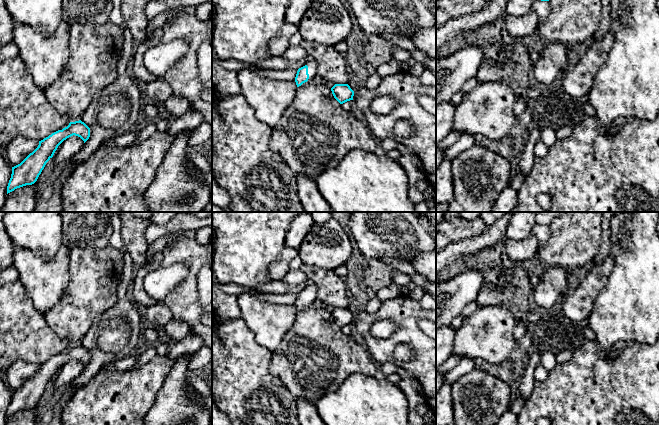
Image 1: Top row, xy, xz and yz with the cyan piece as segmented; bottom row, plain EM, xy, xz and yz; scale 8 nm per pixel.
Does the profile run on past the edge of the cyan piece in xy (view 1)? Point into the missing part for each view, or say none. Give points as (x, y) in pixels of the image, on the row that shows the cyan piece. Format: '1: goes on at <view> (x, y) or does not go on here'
1: does not go on here

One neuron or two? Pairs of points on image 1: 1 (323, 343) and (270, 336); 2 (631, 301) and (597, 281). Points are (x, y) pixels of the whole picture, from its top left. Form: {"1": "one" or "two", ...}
{"1": "two", "2": "two"}

